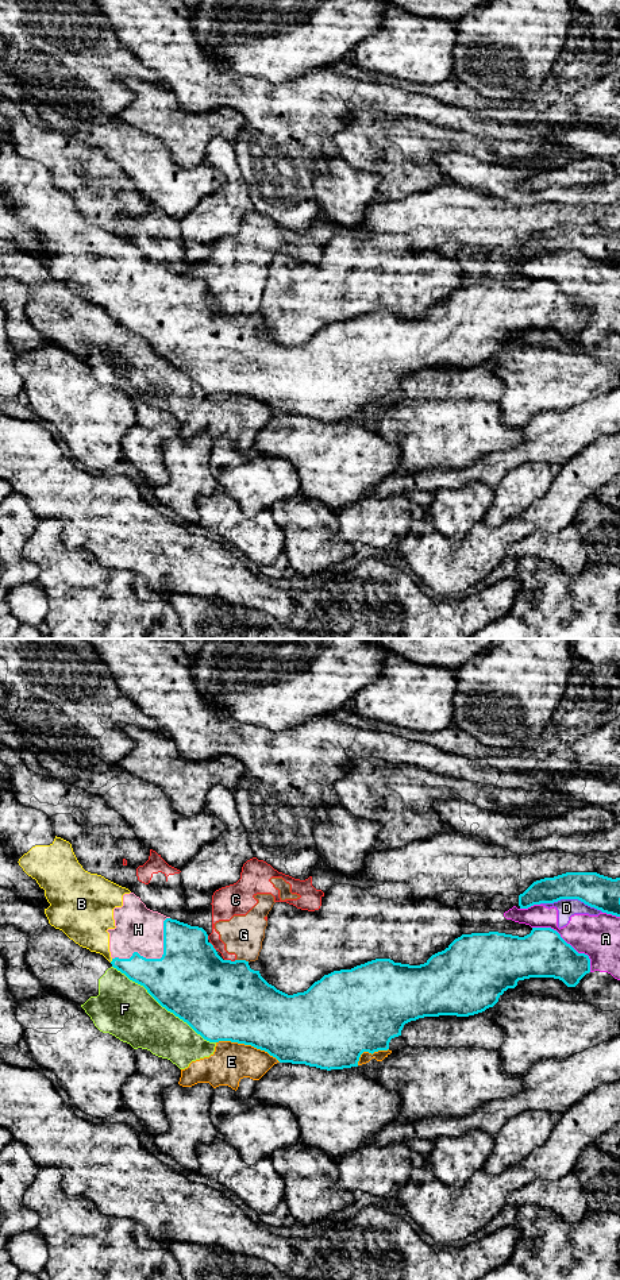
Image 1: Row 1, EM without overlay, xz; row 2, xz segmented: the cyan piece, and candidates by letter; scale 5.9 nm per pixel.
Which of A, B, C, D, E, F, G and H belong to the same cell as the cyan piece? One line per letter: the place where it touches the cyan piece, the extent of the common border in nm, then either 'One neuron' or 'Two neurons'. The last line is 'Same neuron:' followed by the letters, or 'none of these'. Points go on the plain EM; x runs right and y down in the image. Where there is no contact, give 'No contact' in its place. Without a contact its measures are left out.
A: Touches cyan at xz (566, 295). Shared border 440 nm. Two neurons
B: Touches cyan at xz (112, 312). Shared border 30 nm. One neuron
C: Touches cyan at xz (230, 312). Shared border 70 nm. Two neurons
D: Touches cyan at xz (572, 250). Shared border 380 nm. Two neurons
E: Touches cyan at xz (249, 396). Shared border 400 nm. Two neurons
F: Touches cyan at xz (164, 358). Shared border 750 nm. Two neurons
G: Touches cyan at xz (243, 312). Shared border 80 nm. Two neurons
H: Touches cyan at xz (157, 311). Shared border 420 nm. One neuron
Same neuron: B, H

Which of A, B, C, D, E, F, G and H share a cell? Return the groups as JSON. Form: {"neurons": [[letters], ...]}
{"neurons": [["A", "D"], ["B", "H"], ["C", "G"], ["E", "F"]]}

